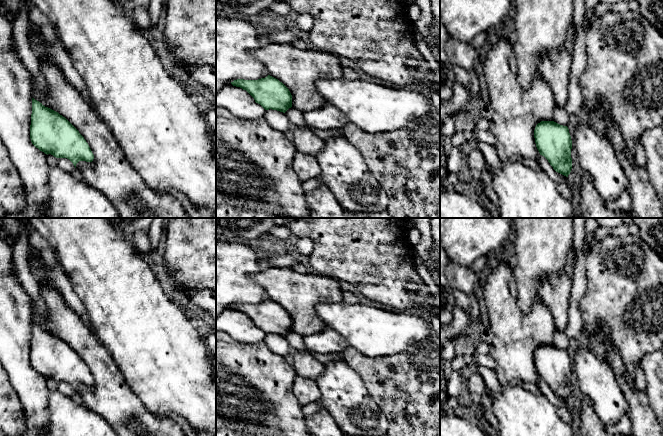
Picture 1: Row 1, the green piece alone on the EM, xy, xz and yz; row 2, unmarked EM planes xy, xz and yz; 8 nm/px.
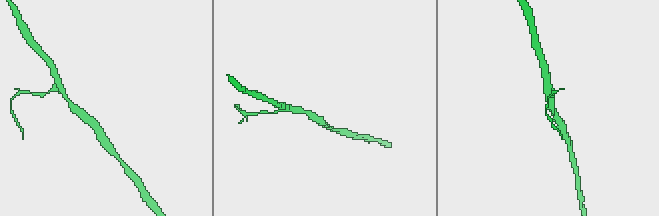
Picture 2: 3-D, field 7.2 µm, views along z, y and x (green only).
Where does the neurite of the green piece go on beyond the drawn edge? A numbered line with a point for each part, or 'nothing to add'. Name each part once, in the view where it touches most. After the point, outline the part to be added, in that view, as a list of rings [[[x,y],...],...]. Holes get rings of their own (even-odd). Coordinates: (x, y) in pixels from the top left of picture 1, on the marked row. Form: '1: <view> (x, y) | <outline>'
1: xy (110, 173) | [[[37,56],[40,72],[45,80],[44,98],[54,111],[65,117],[79,131],[94,155],[92,162],[79,161],[76,164],[83,180],[106,196],[119,218],[189,218],[182,203],[171,193],[155,191],[144,182],[127,161],[109,128],[81,93],[64,78],[57,66],[50,64],[42,56]]]

